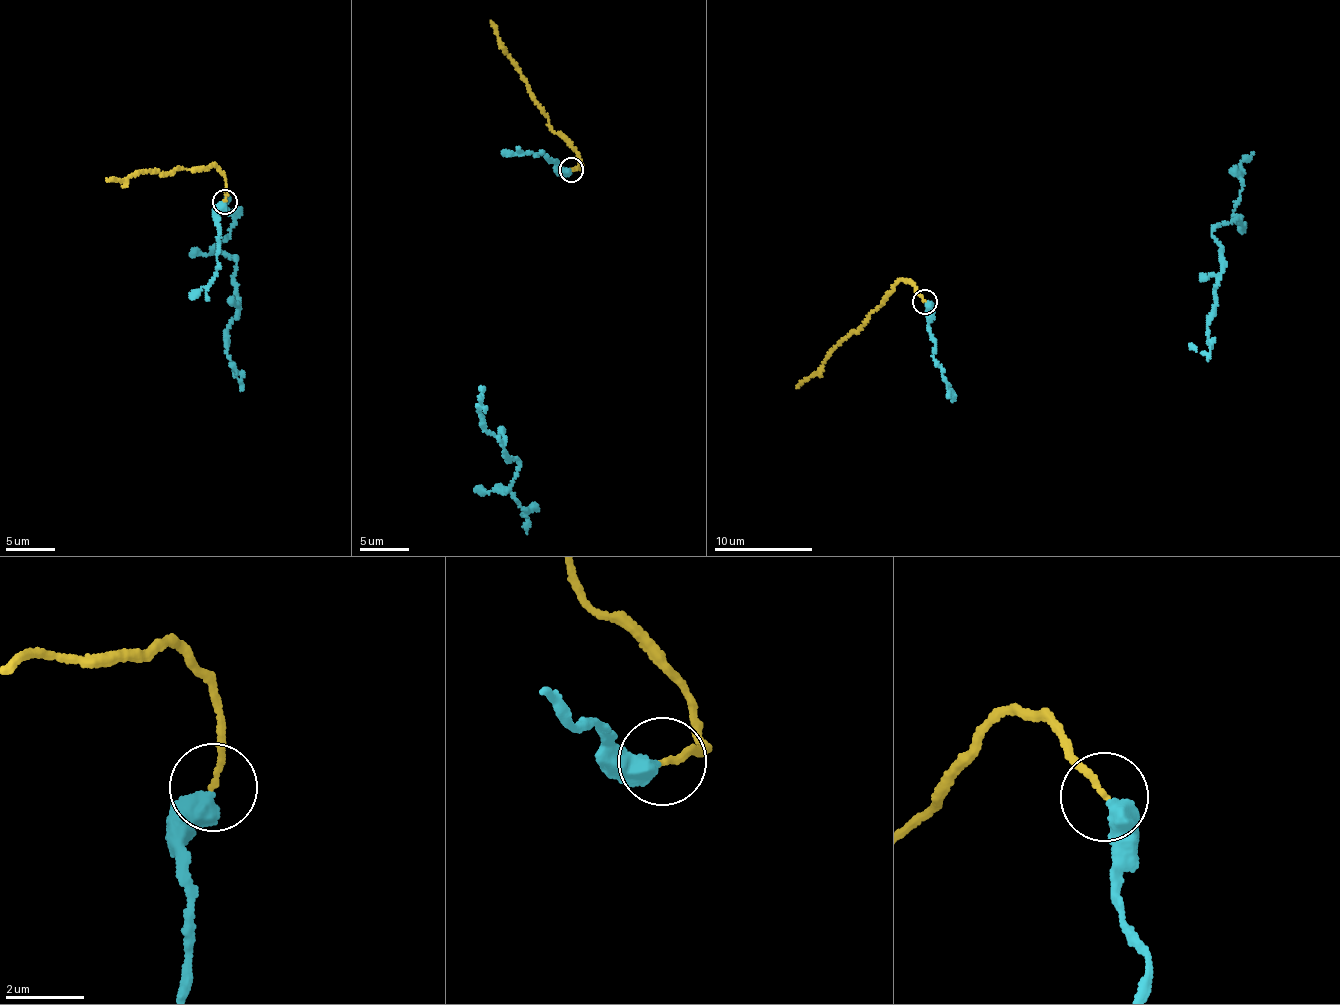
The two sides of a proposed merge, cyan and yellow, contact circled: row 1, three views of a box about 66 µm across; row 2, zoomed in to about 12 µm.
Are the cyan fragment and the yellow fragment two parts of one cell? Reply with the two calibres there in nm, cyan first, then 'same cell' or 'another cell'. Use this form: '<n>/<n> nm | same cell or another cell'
600/130 nm | another cell

